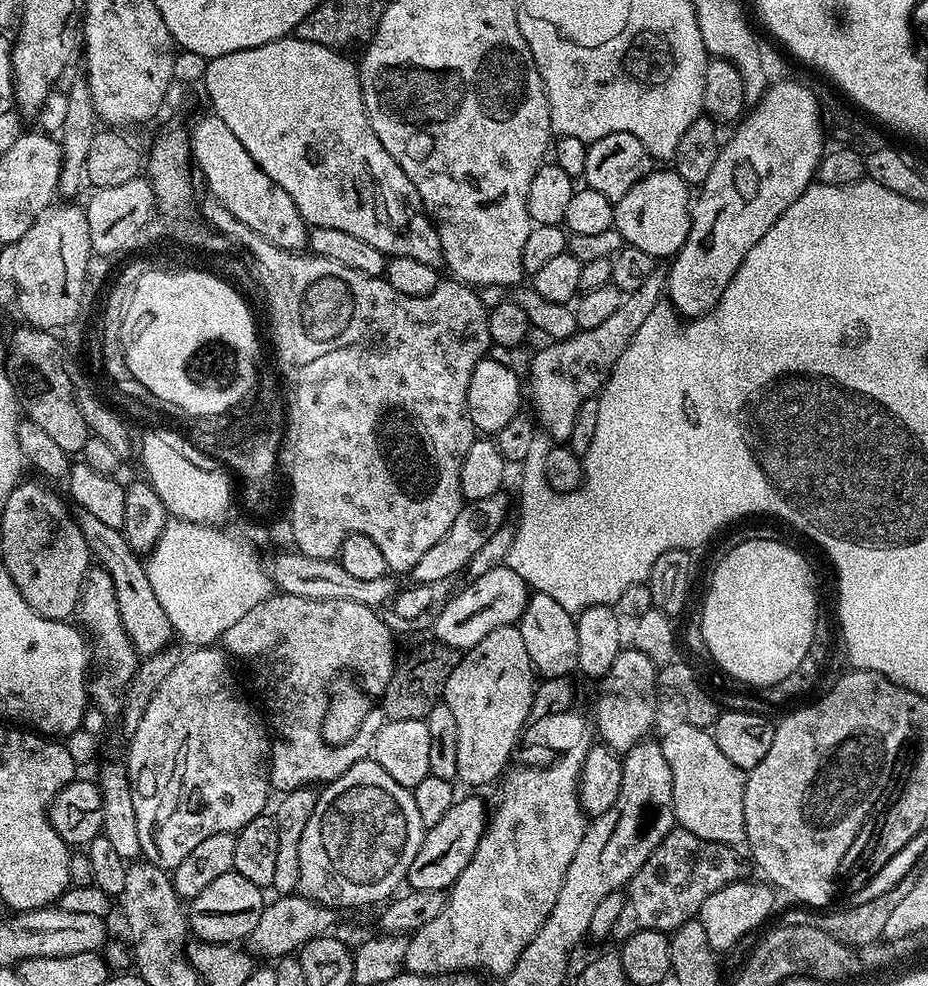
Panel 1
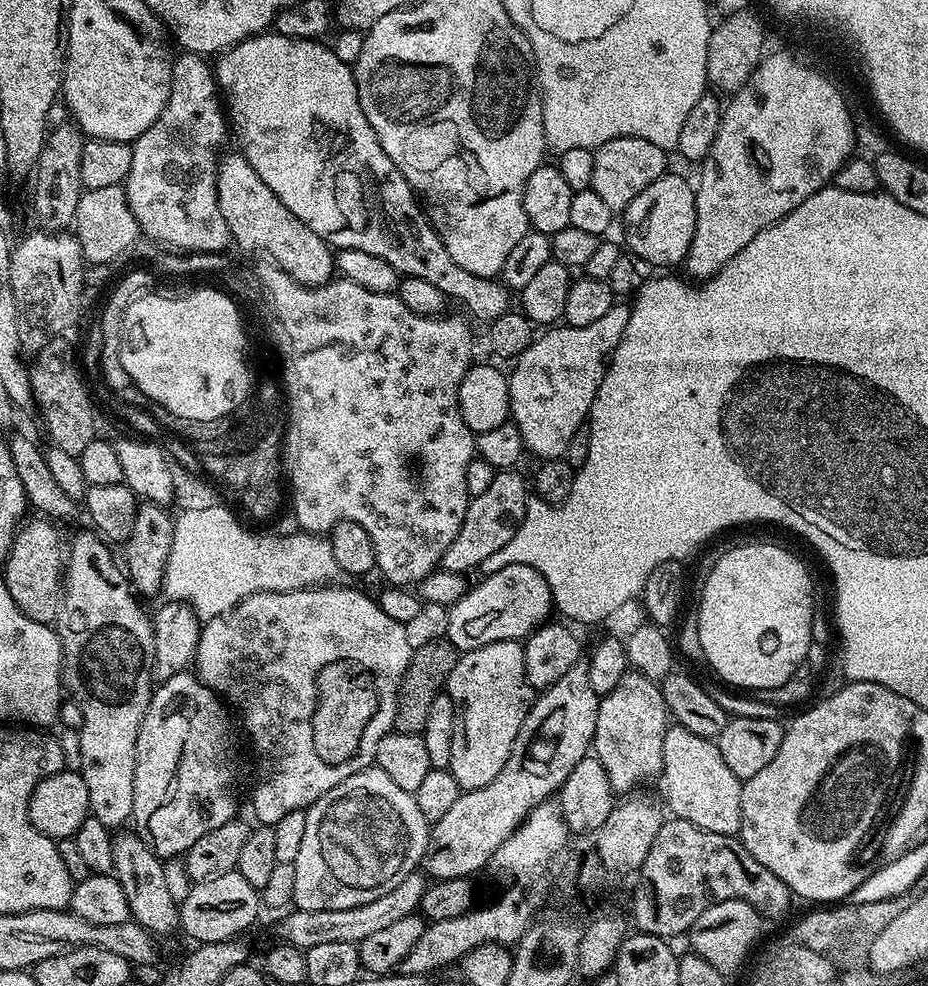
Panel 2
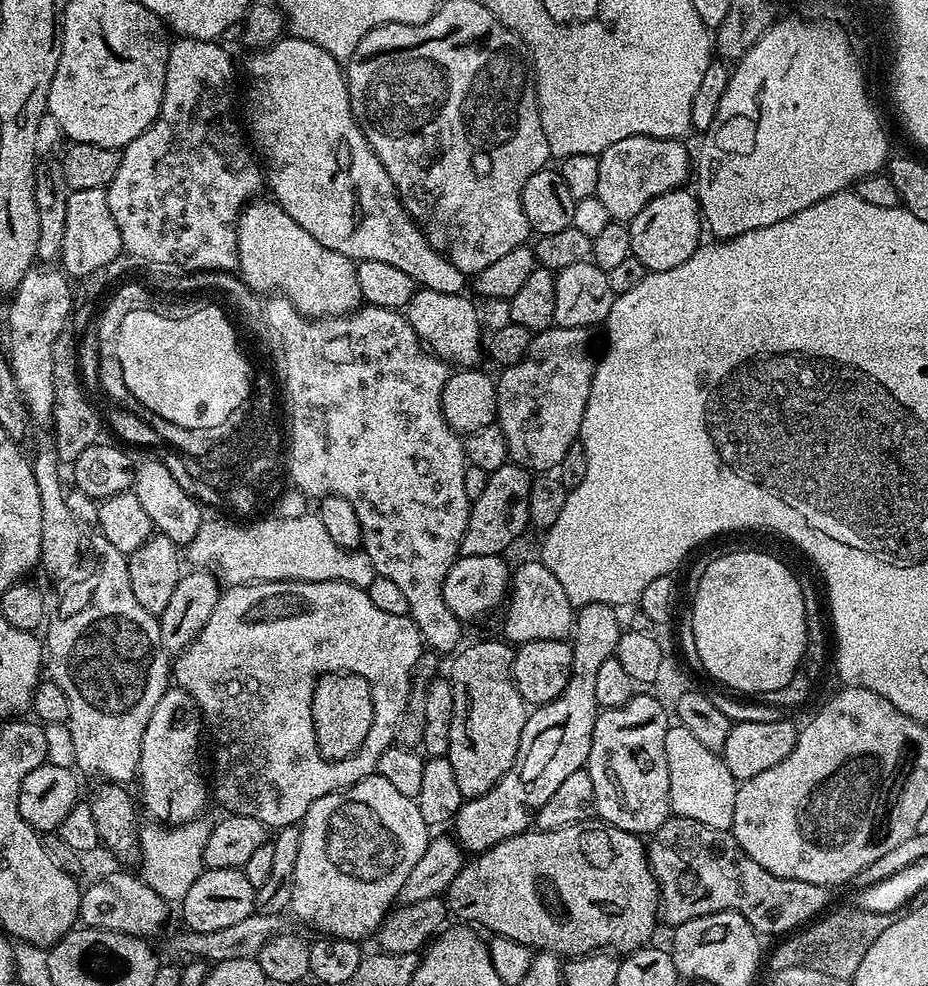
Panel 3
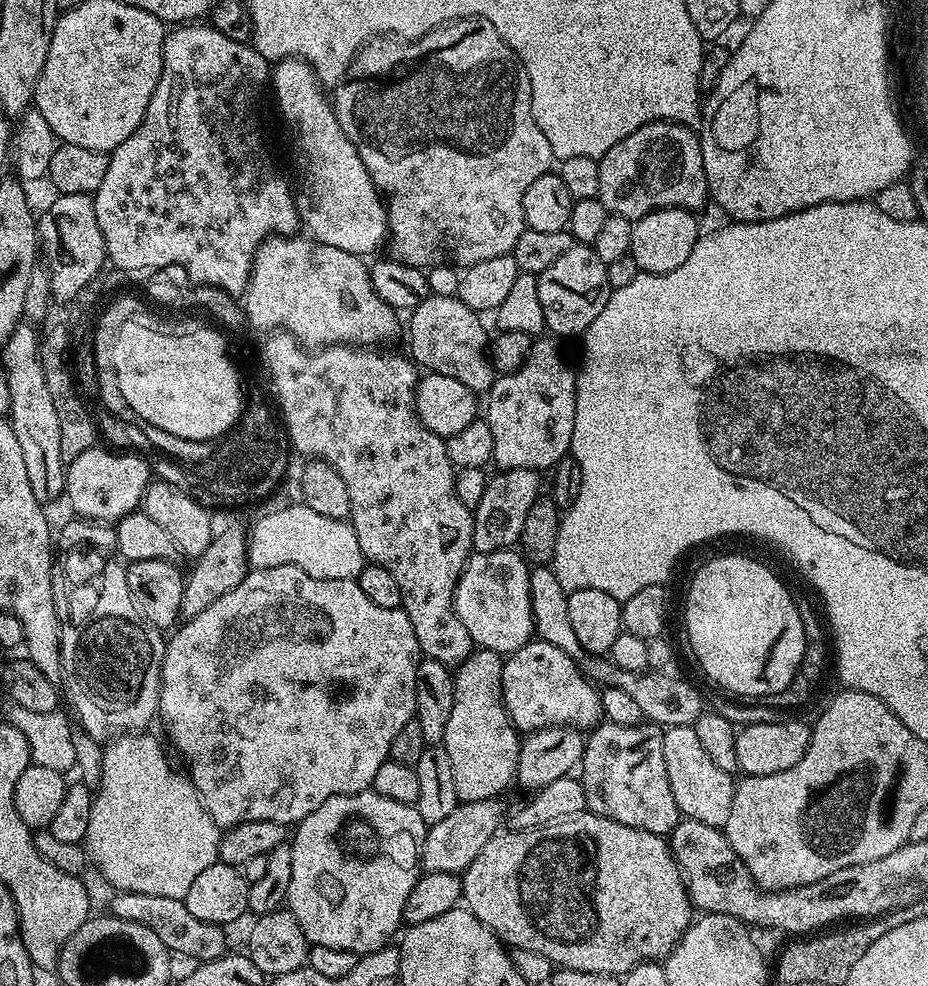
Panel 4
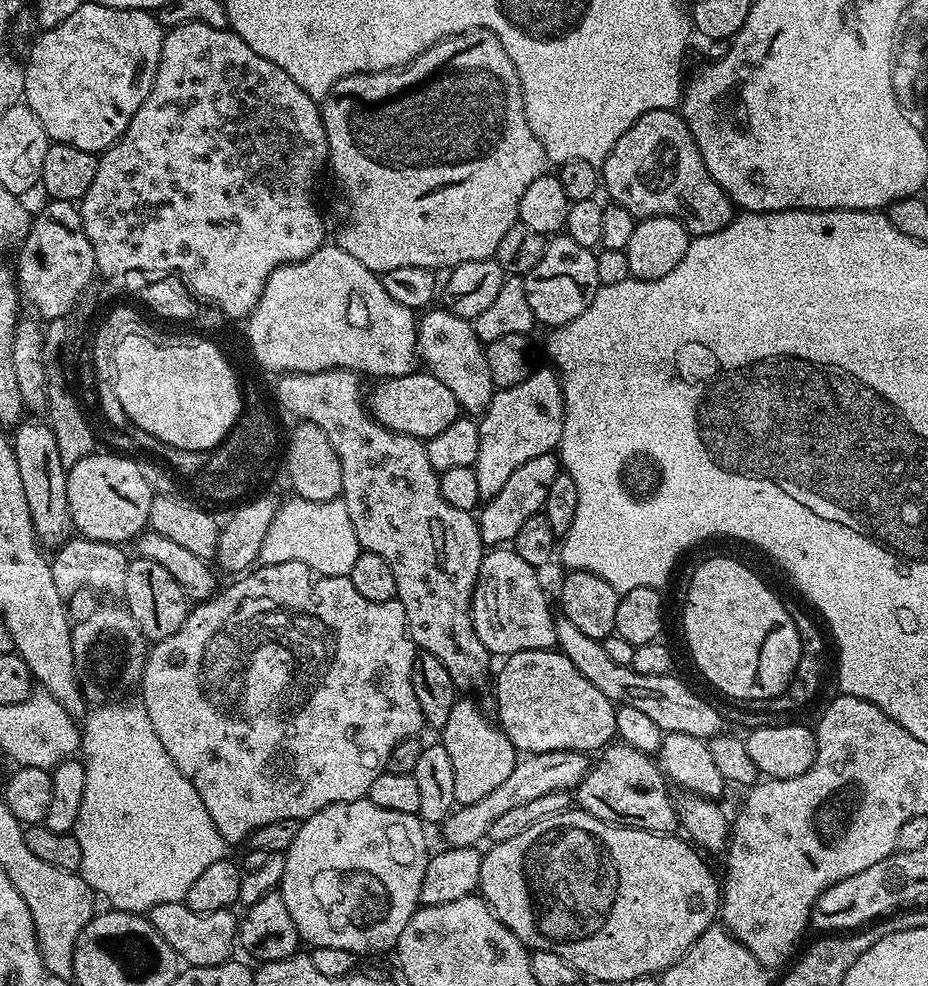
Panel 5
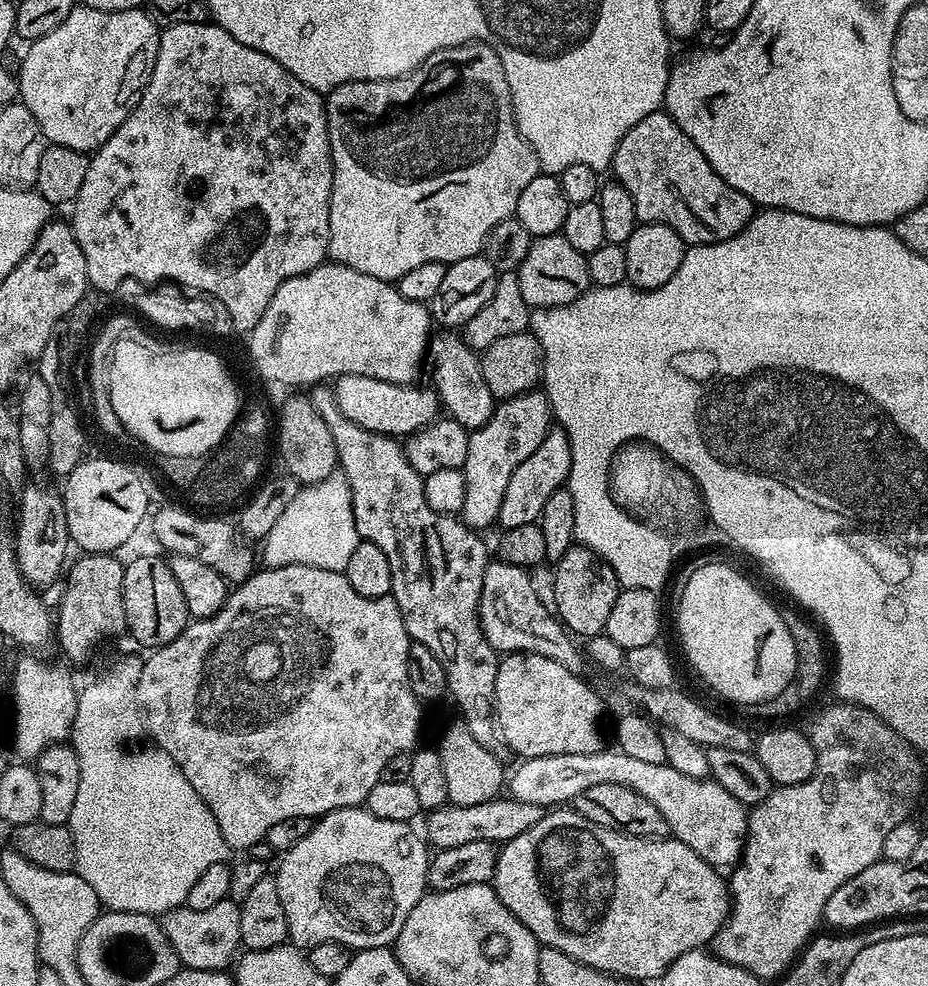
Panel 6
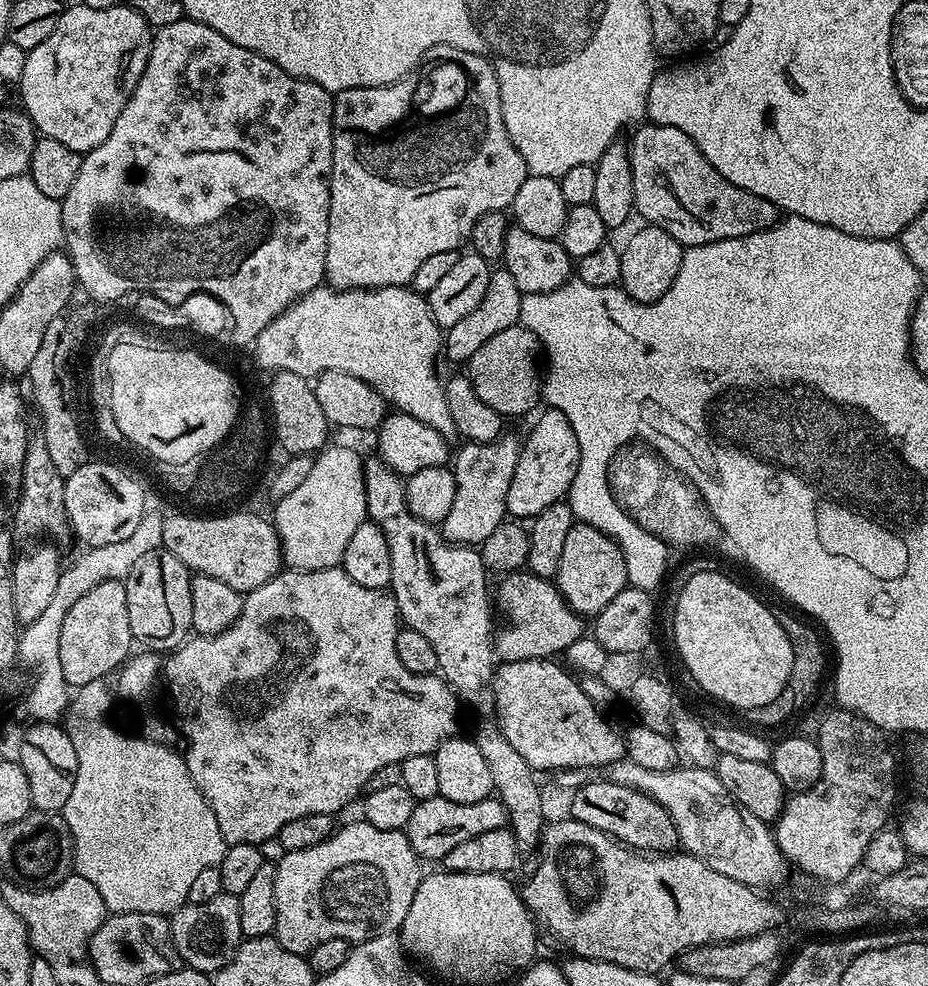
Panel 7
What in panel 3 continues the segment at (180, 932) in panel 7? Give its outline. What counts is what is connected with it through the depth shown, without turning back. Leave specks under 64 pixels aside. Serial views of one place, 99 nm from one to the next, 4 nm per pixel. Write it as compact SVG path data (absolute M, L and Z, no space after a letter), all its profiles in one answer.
M112 872L81 891L79 923L85 928L101 928L127 936L148 938L151 932L163 930L168 920L168 908L169 901L162 899L139 875Z

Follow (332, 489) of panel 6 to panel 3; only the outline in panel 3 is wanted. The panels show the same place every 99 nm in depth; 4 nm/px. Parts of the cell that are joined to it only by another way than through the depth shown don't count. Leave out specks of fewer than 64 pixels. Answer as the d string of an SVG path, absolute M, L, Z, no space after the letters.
M319 515L260 519L264 518L236 522L240 524L219 524L209 519L186 545L187 559L189 556L196 563L193 565L214 570L215 575L228 586L255 584L258 580L337 580L366 590L370 582L374 582L377 576L374 562L370 562L363 550L338 546L338 542L334 542L334 538L330 538L330 533L322 527Z

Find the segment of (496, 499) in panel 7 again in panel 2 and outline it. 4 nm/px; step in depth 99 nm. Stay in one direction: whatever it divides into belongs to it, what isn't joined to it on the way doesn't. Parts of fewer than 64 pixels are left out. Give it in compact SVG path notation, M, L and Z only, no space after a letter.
M616 302L602 318L590 322L590 326L552 326L535 337L529 348L511 365L512 372L507 373L510 386L511 423L518 426L518 434L522 434L522 442L529 453L537 456L537 461L558 460L563 457L566 446L570 446L570 438L585 427L588 411L592 409L594 398L598 394L598 386L602 386L602 378L608 369L614 350L626 330L626 322L630 308L627 303Z

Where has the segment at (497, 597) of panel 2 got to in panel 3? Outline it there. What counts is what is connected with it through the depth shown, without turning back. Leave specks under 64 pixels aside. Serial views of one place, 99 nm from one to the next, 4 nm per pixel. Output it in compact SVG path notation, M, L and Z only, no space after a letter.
M539 558L515 565L503 612L503 639L516 646L535 640L568 640L572 631L574 609L570 598L566 598L558 578Z

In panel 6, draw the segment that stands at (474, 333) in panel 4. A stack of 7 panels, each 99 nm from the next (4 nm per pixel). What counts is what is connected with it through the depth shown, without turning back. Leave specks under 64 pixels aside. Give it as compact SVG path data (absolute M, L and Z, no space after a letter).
M459 331L438 332L428 341L427 355L430 360L432 356L431 387L451 420L469 430L480 428L492 417L498 403L496 397L490 394L490 386L486 386L486 378L482 378L480 356L466 343Z

